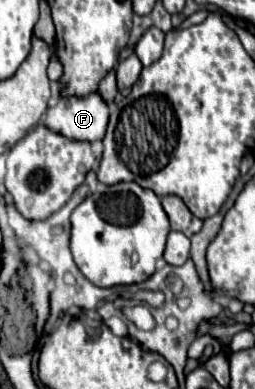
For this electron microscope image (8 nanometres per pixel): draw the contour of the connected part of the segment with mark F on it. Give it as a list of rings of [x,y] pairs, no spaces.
[[[101,95],[59,99],[53,109],[47,109],[43,125],[73,141],[97,141],[105,137],[109,107],[101,103]]]

